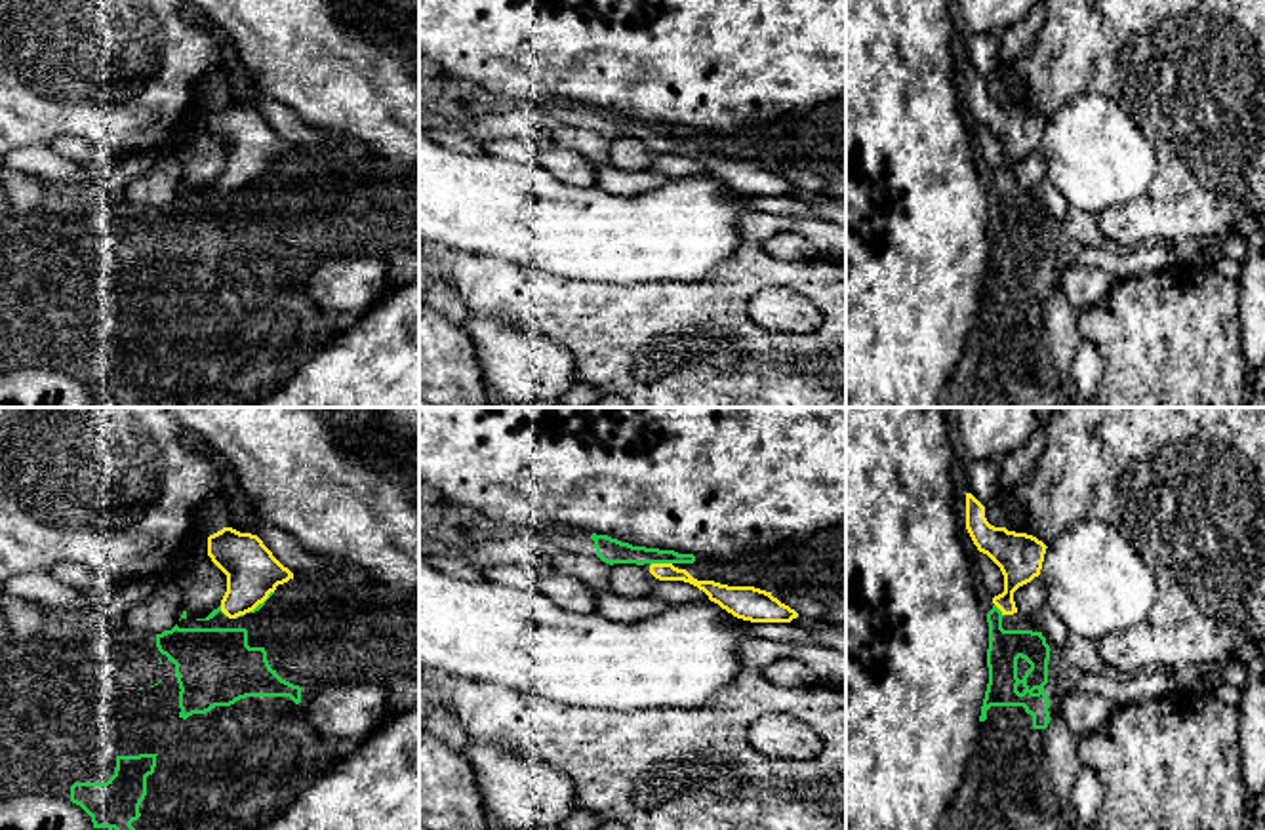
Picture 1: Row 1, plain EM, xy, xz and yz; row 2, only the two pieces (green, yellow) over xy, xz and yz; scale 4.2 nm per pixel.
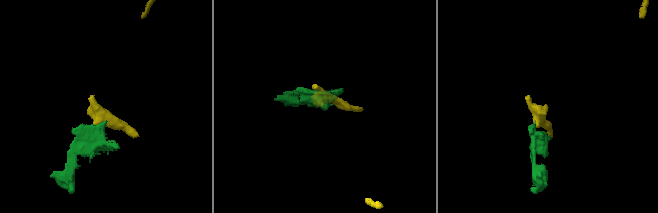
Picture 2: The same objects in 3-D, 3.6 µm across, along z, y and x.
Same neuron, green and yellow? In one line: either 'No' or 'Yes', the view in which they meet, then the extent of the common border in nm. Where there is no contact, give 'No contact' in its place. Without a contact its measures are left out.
No. Touches green in xz. Shared border 100 nm

